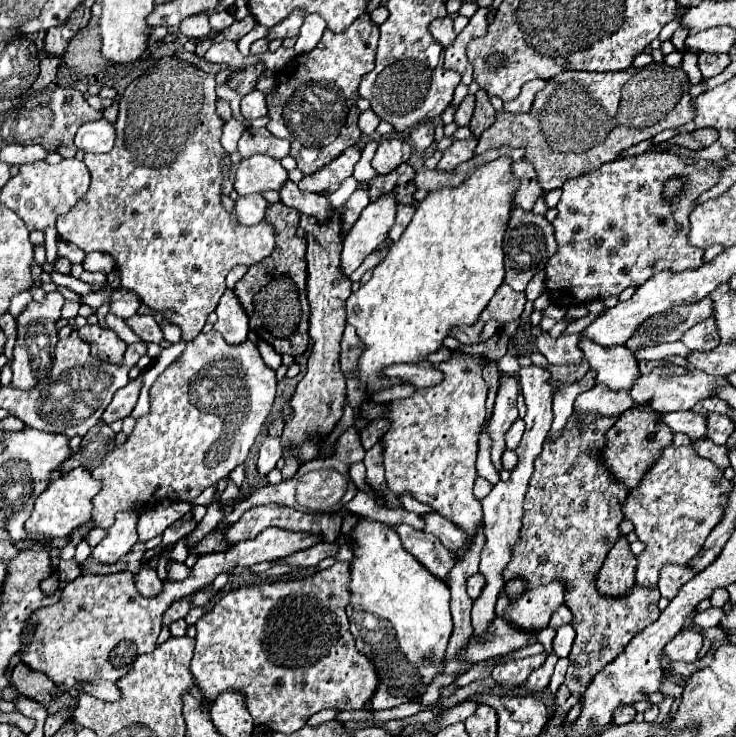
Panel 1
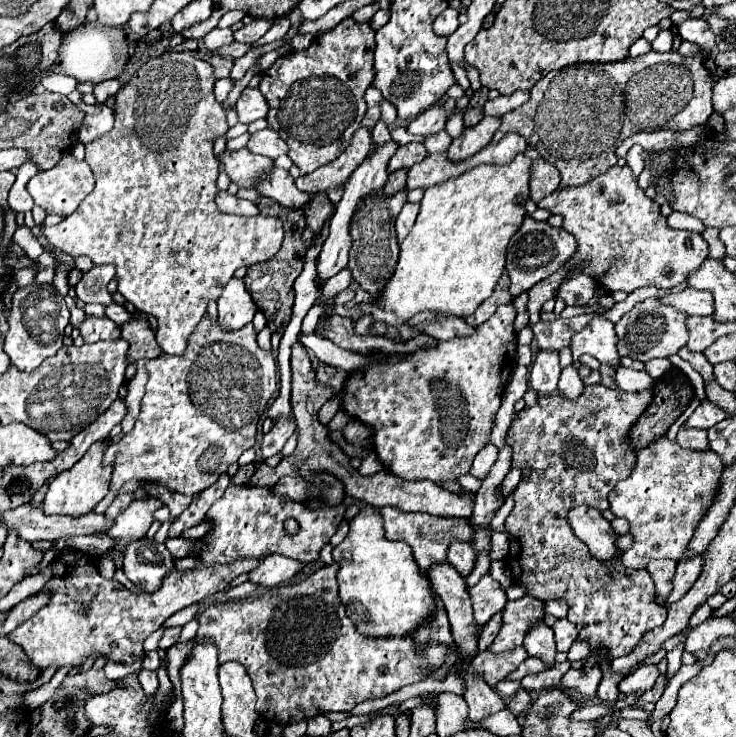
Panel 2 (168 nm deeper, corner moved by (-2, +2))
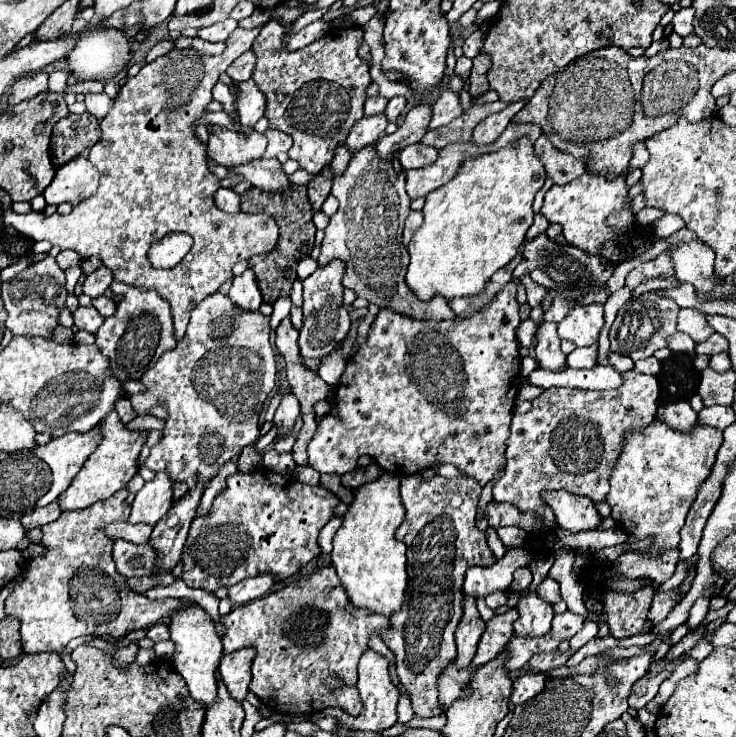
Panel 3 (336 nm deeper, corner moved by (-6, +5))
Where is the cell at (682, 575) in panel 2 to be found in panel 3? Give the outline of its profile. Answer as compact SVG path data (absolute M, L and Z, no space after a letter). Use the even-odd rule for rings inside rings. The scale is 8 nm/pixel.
M675 590L671 592L665 592L665 594L655 594L653 596L653 602L651 602L651 608L649 608L649 614L647 614L647 622L651 626L657 626L661 620L667 618L667 614L671 612L673 604L675 604Z

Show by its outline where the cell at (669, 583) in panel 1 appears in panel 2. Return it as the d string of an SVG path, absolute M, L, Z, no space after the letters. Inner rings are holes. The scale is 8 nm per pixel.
M661 559L661 561L653 561L647 565L649 575L653 577L655 589L659 597L669 597L669 591L673 589L673 575L675 575L675 567L677 563L671 559Z

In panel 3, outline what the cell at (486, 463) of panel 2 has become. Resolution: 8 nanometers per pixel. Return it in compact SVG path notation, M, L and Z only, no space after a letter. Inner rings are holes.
M419 474L403 476L401 480L401 500L407 510L405 522L395 532L395 538L407 546L407 588L405 588L405 606L389 618L389 628L381 632L383 642L395 654L395 666L401 684L407 688L413 712L423 718L445 714L437 700L437 678L443 668L457 656L455 648L455 628L463 616L463 580L469 566L489 566L497 558L487 546L487 536L475 526L477 502L481 496L481 486L473 478L443 478L433 476L429 480Z

